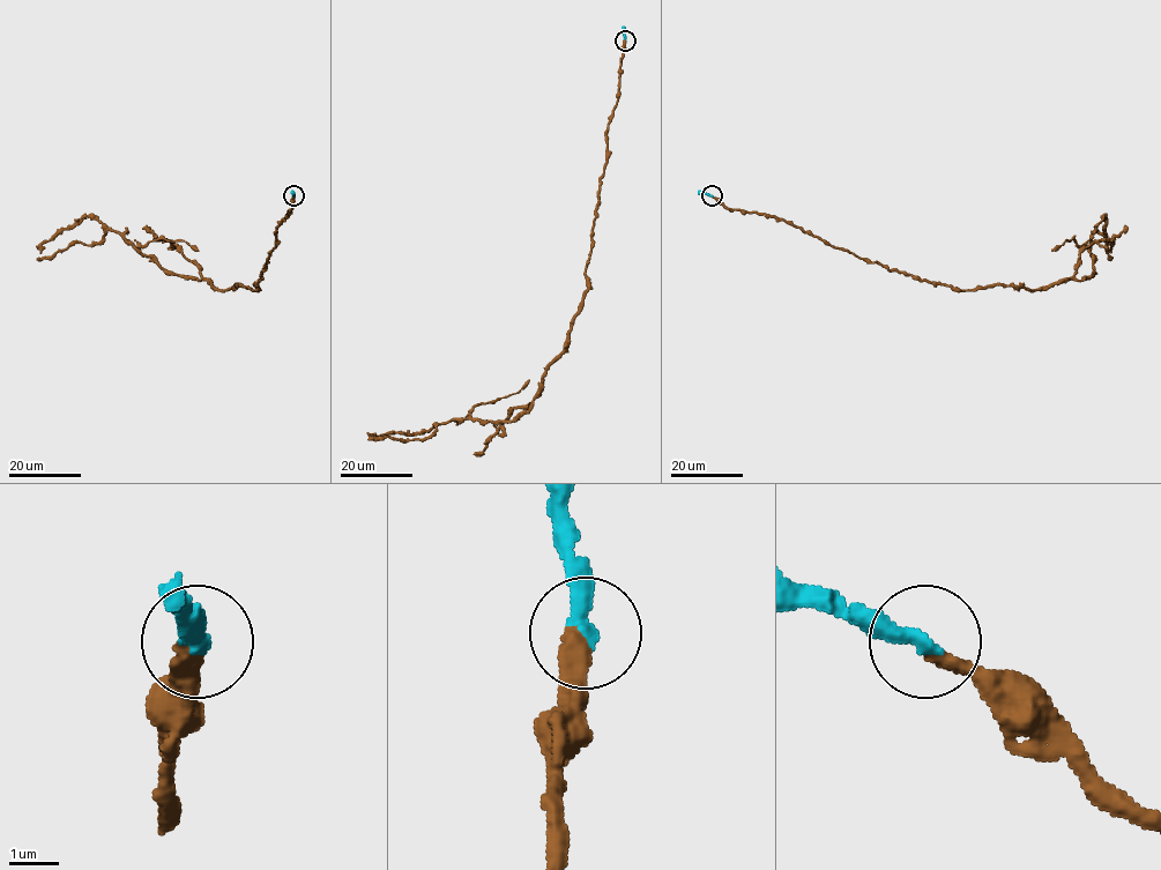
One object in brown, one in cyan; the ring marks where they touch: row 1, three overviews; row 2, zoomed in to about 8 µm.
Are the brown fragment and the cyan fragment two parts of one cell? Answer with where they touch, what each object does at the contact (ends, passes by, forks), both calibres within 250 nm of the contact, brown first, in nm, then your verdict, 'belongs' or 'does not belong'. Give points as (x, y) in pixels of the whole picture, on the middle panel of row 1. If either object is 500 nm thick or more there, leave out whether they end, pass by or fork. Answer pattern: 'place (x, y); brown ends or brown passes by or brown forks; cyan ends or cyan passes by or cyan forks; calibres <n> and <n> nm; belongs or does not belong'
place (625, 41); brown ends; cyan ends; calibres 360 and 360 nm; belongs

